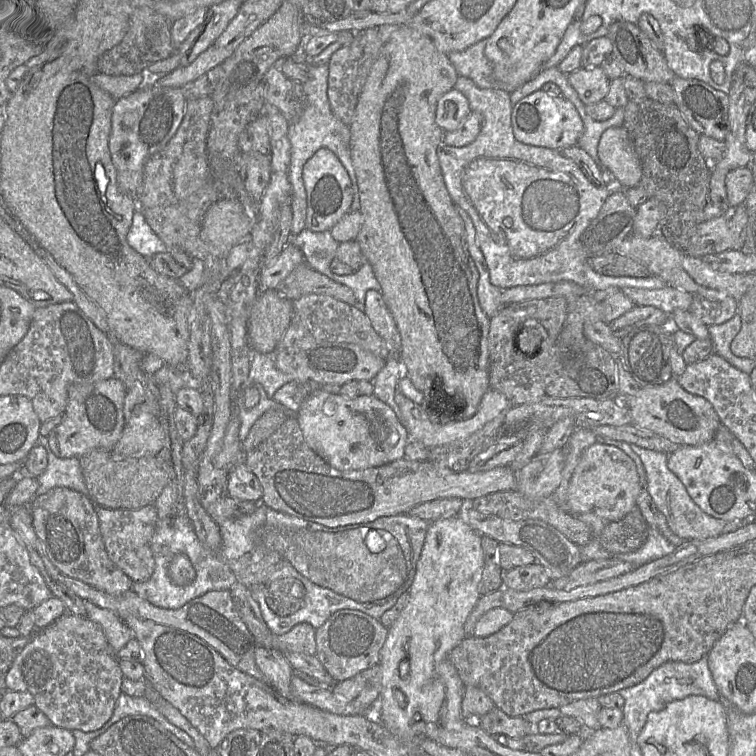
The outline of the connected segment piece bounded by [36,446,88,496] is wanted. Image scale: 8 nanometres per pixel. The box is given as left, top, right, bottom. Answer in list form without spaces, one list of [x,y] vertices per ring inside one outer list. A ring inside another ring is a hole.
[[[46,447],[48,463],[45,471],[37,478],[39,487],[36,495],[42,495],[56,487],[66,487],[86,496],[87,487],[79,458],[59,458]]]

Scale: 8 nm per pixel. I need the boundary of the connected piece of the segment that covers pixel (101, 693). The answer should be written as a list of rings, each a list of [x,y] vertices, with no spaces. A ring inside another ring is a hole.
[[[66,612],[32,635],[5,674],[4,682],[7,690],[31,693],[34,705],[47,716],[52,725],[70,731],[77,729],[92,732],[100,729],[112,716],[121,694],[123,678],[117,654],[113,653],[101,625],[87,617]]]

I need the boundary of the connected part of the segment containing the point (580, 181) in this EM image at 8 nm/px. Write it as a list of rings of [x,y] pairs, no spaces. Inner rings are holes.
[[[459,75],[453,88],[467,98],[470,110],[481,116],[482,126],[475,140],[465,146],[454,147],[441,143],[437,148],[437,156],[452,201],[468,214],[473,223],[477,244],[484,255],[491,284],[503,290],[521,285],[570,281],[587,291],[609,288],[609,281],[591,279],[593,269],[588,263],[589,257],[583,249],[580,237],[596,218],[612,189],[616,189],[614,176],[602,165],[596,148],[606,129],[623,126],[624,107],[616,108],[615,113],[604,121],[592,119],[586,111],[586,116],[581,117],[584,131],[577,145],[600,166],[606,184],[606,187],[600,187],[593,184],[580,167],[573,160],[563,156],[560,150],[524,144],[515,138],[511,123],[512,104],[509,92],[499,87],[480,88],[471,79]]]

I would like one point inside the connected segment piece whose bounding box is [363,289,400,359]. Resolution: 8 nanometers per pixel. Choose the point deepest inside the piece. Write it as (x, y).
(375, 309)

